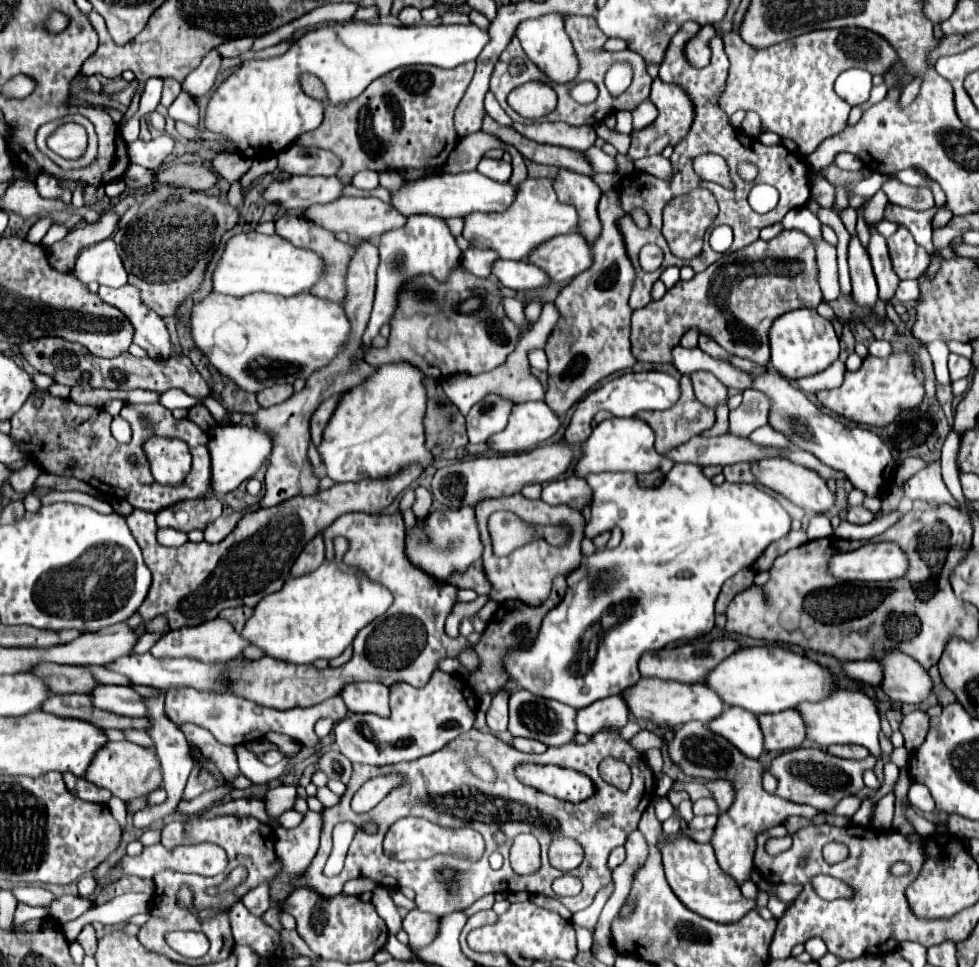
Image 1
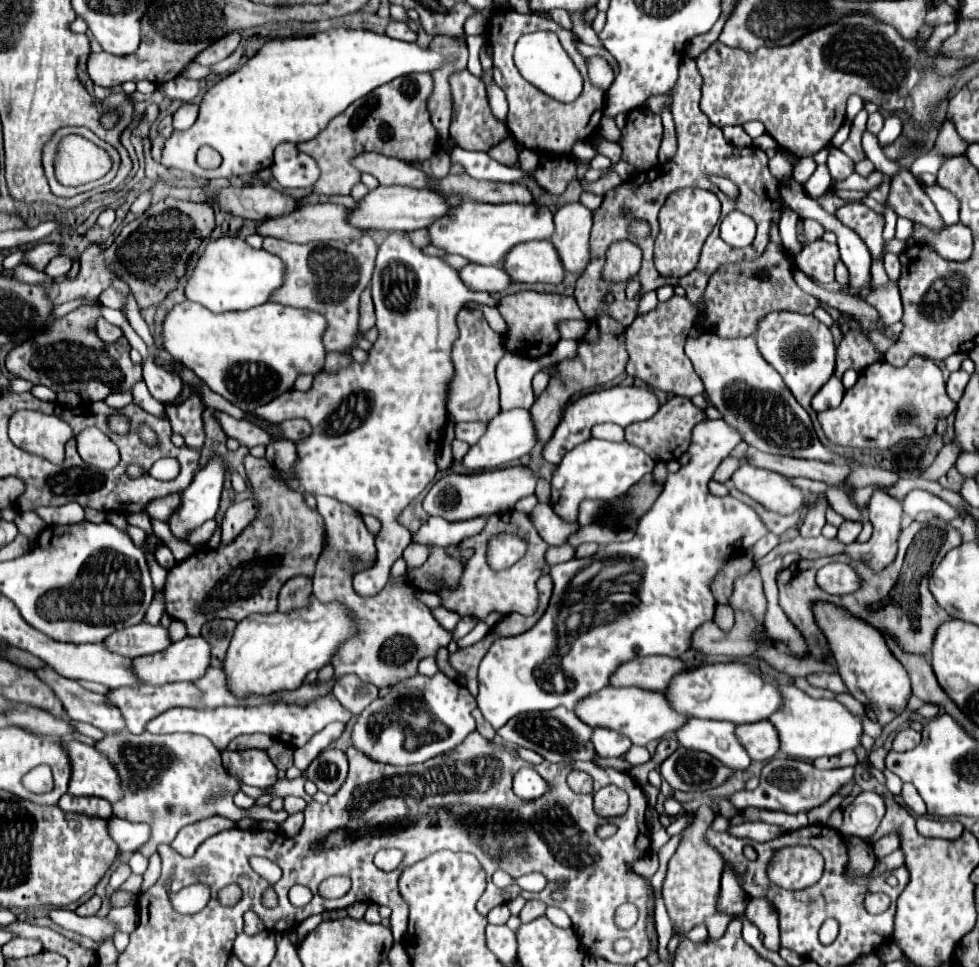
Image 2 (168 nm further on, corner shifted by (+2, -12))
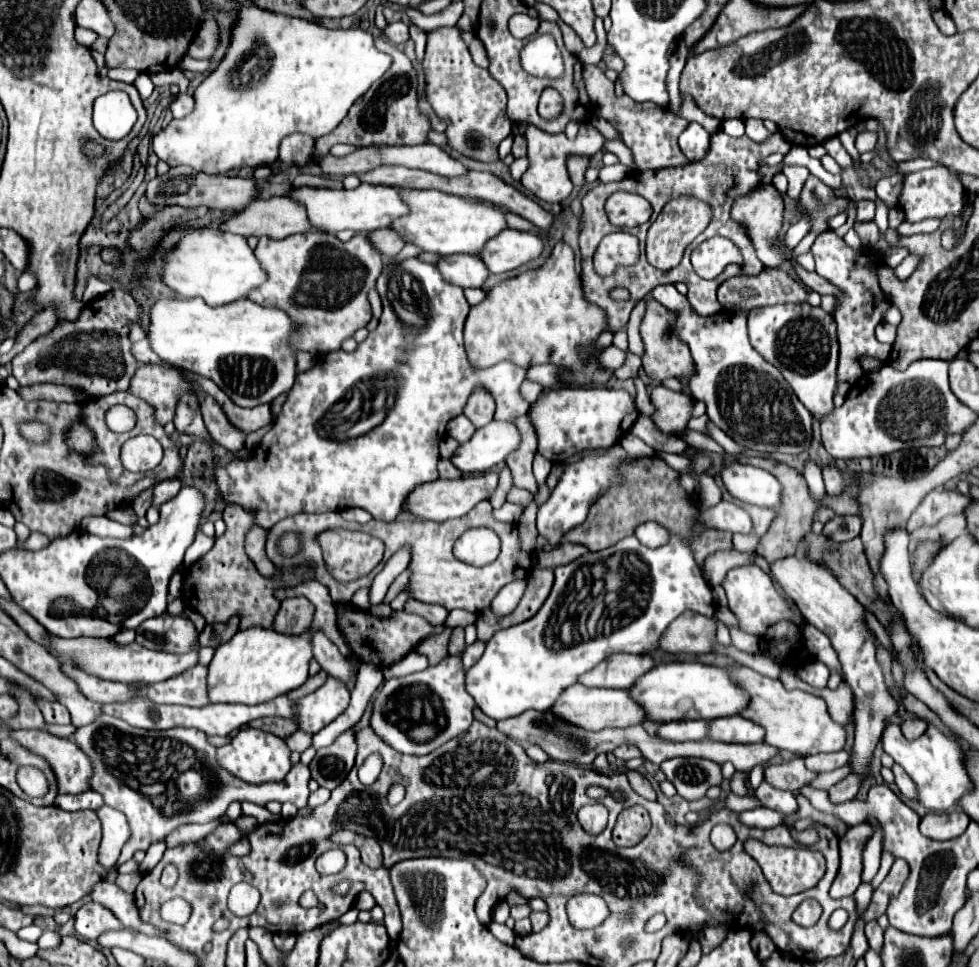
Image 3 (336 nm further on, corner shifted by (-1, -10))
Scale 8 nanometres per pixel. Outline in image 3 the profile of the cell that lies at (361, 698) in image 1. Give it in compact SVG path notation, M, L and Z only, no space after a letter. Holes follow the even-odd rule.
M312 629L312 633L308 633L308 635L310 635L312 653L314 653L316 661L320 663L320 667L328 675L334 675L334 677L338 677L342 681L348 681L348 677L352 675L352 667L350 667L348 659L340 655L338 647L326 637L326 633Z

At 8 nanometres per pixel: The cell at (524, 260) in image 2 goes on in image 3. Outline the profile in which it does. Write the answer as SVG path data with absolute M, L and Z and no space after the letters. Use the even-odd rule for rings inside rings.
M502 229L498 235L486 241L478 257L484 261L490 273L504 273L536 259L540 251L542 251L540 235Z

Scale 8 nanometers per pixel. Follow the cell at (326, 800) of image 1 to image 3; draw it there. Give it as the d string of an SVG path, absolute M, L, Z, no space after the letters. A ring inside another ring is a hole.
M100 715L90 725L78 727L72 737L92 763L90 789L98 791L106 805L122 811L128 819L130 837L116 867L126 863L138 849L146 851L154 841L164 839L182 823L208 823L218 819L232 801L250 801L256 805L290 801L302 809L310 795L308 765L296 763L280 783L250 785L220 769L216 747L212 747L198 729L174 727L166 731L148 731L132 727L116 717ZM156 799L164 803L156 805Z

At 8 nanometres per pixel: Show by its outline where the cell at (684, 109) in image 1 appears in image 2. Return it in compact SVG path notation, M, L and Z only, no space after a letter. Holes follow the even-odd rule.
M603 116L601 125L599 125L599 133L603 137L607 137L609 141L621 141L621 131L617 129L614 119L605 119L605 116Z

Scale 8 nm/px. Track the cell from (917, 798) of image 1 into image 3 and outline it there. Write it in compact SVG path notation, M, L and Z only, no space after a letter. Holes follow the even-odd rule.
M894 763L894 765L892 765L892 771L894 771L894 775L896 775L896 785L898 785L900 793L902 793L902 795L906 795L908 799L916 801L916 787L914 787L912 779L906 775L906 771L904 771L904 769L900 769L900 765L898 765L898 763Z

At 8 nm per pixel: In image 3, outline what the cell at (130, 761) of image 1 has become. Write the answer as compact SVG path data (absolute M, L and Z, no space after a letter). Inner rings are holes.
M22 729L22 731L10 731L10 737L16 739L22 747L26 747L28 751L32 751L38 757L44 757L58 781L58 793L82 793L88 791L88 777L92 773L92 765L88 761L88 757L84 757L84 753L80 753L80 747L72 741L72 739L62 739L62 737L54 737L50 735L46 729Z

